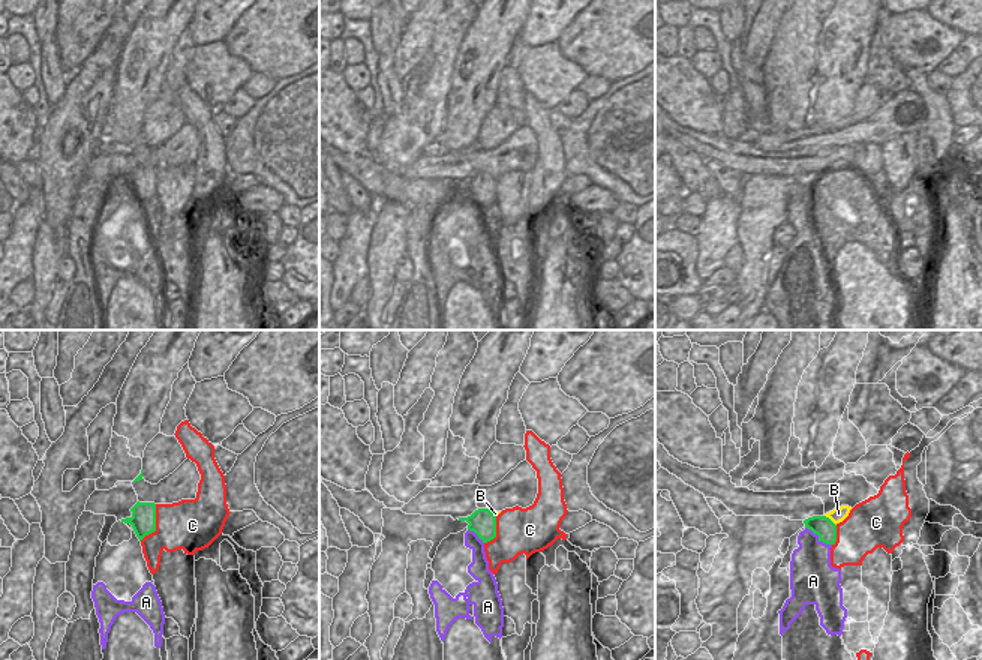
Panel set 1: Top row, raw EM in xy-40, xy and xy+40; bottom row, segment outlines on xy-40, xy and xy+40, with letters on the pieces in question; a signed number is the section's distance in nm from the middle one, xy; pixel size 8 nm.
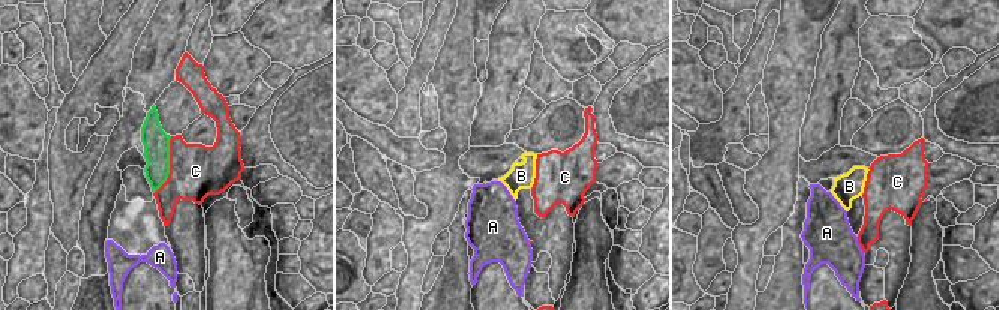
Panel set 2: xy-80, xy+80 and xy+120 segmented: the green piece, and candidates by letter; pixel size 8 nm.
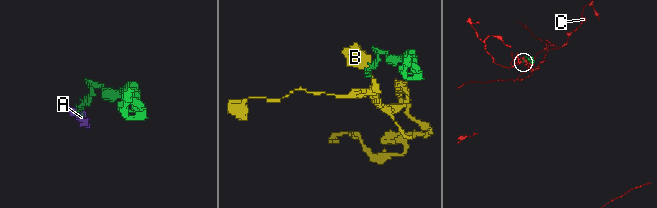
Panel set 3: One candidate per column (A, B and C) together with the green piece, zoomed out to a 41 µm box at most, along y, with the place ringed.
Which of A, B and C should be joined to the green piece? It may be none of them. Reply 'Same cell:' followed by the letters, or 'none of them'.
Same cell: B

